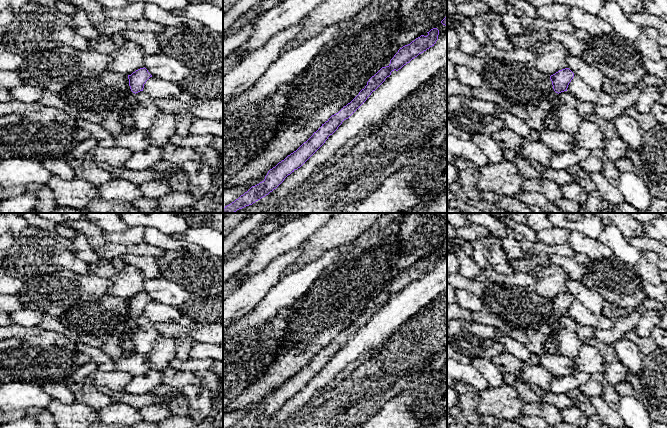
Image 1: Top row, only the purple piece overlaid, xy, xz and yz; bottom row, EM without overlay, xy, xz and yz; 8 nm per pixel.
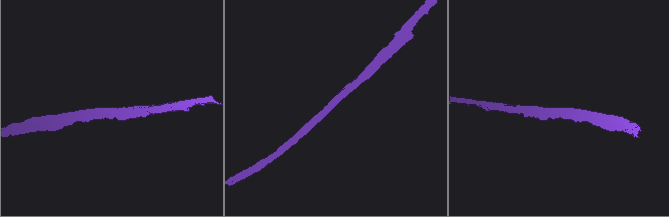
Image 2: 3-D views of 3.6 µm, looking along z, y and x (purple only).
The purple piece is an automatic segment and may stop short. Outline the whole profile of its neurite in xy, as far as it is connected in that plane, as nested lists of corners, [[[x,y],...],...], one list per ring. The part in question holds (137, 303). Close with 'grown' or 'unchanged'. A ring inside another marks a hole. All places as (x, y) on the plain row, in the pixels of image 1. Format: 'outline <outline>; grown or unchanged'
outline [[[145,291],[136,294],[131,299],[128,299],[131,315],[135,318],[140,315],[143,315],[144,308],[150,301],[152,301],[152,299]]]; unchanged

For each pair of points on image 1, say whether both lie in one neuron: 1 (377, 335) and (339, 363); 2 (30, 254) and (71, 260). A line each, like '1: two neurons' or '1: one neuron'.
1: one neuron
2: one neuron

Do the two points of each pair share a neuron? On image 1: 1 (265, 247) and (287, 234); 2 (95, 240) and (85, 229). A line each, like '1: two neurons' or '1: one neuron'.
1: one neuron
2: one neuron

